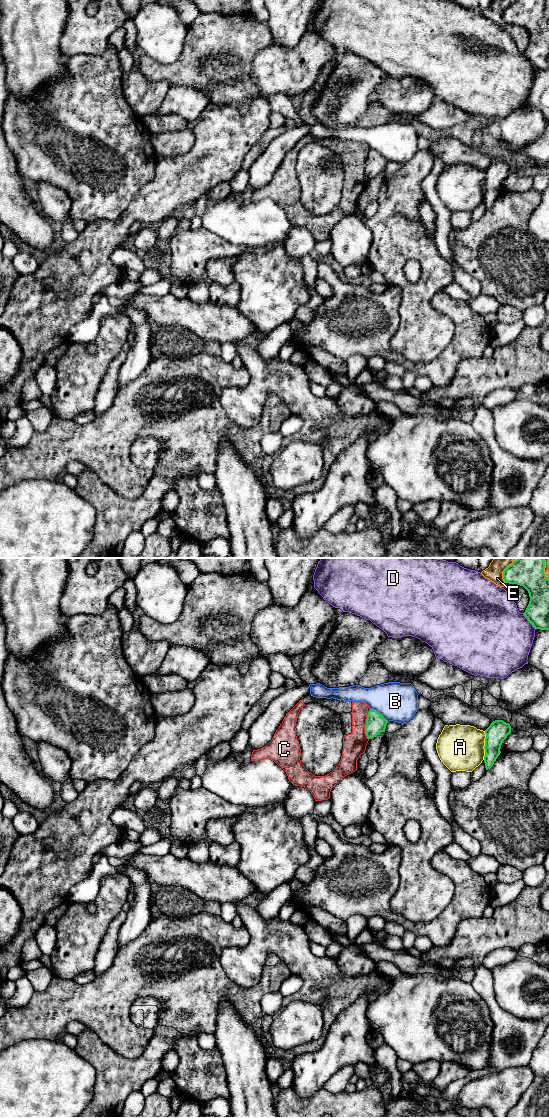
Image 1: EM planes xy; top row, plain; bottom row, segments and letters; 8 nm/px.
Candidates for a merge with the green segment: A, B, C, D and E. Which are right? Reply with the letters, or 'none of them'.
none of them

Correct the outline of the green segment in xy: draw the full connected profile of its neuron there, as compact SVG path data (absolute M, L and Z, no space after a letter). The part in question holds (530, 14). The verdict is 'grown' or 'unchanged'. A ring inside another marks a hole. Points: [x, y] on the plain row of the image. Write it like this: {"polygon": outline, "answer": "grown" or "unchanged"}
{"polygon": "M515 0L503 11L505 23L523 26L529 33L530 41L523 53L535 69L549 70L549 19L544 13L545 0Z", "answer": "unchanged"}

